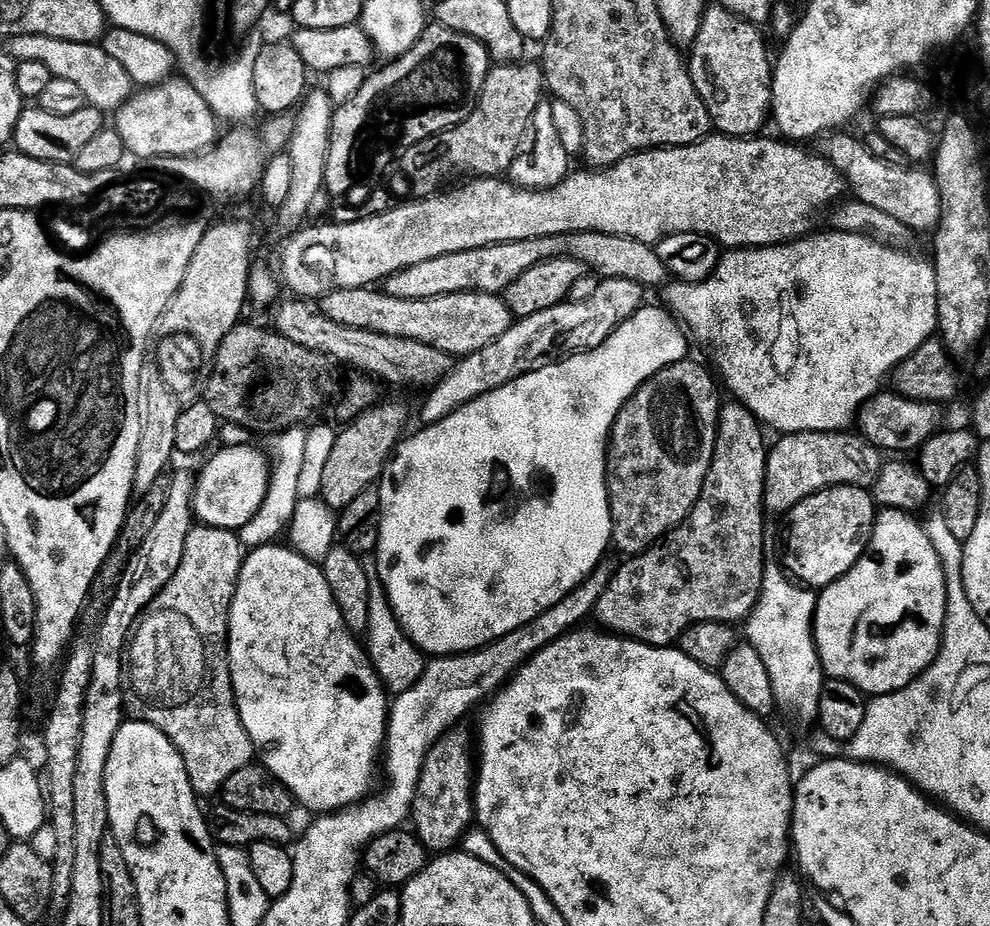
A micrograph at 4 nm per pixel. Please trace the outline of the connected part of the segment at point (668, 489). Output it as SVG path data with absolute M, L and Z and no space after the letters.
M692 358L666 366L624 404L614 422L608 446L608 505L612 511L612 544L625 552L625 557L639 556L663 541L672 529L688 519L698 502L704 480L712 469L722 407L722 399L716 393L717 381L709 372Z

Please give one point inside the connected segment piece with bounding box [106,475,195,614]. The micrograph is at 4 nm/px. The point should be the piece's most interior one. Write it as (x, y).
(156, 560)

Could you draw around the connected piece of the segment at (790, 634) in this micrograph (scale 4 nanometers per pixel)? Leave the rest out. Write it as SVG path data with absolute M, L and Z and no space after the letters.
M770 580L765 581L760 601L745 623L745 639L757 650L770 674L777 707L796 717L800 723L813 725L819 719L821 692L826 679L820 667L814 633L818 598L811 589L790 582L778 587Z

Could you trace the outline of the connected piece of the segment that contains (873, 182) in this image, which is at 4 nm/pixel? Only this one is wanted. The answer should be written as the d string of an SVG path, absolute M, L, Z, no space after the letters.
M844 136L840 140L834 160L842 166L842 175L855 199L866 202L866 206L874 206L883 210L893 218L898 218L906 227L917 234L931 233L940 222L940 192L931 171L920 172L919 167L905 166L903 163L891 164L880 156L875 156L866 145L852 136Z

